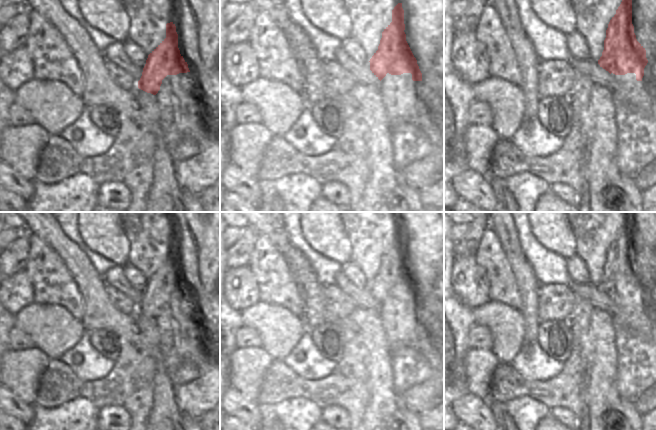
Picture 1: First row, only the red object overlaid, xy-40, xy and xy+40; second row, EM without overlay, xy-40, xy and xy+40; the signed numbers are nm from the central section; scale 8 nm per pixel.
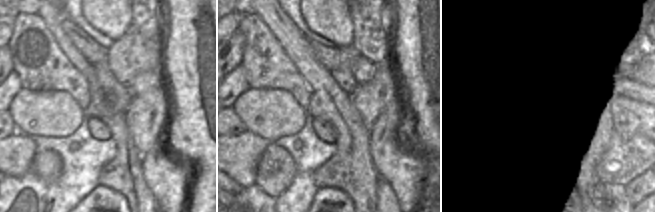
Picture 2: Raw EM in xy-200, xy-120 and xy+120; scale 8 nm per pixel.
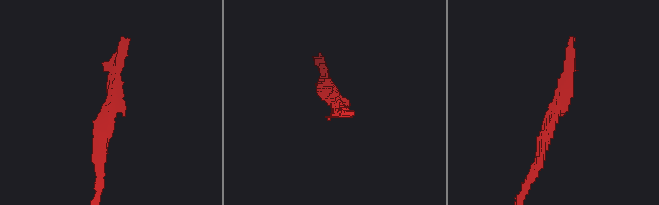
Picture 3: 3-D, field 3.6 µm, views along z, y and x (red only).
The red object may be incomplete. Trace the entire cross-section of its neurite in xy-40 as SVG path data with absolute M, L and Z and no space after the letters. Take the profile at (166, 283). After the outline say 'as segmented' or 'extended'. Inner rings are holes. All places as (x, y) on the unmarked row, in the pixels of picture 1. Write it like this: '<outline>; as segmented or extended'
M173 246L166 248L166 262L148 279L138 312L153 319L160 314L167 299L190 296L178 272L178 258Z; as segmented

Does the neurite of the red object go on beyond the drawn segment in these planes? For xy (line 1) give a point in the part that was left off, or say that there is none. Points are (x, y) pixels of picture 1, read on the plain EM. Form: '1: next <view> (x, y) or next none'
1: next none

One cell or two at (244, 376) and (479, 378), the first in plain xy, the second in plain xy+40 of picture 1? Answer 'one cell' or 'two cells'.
one cell

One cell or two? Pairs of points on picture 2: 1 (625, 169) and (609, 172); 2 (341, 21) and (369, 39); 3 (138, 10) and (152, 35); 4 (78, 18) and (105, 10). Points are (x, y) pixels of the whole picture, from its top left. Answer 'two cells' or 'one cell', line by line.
1: one cell
2: two cells
3: one cell
4: two cells

